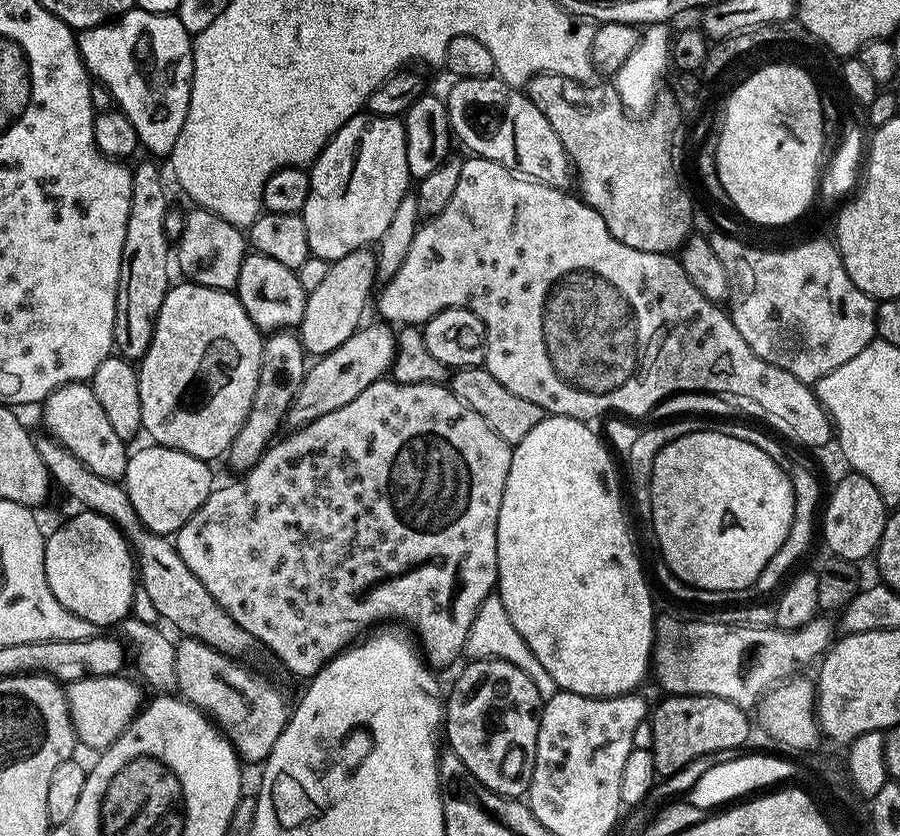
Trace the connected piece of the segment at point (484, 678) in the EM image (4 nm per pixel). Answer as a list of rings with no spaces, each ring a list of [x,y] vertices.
[[[472,660],[460,672],[452,693],[446,696],[446,732],[451,755],[464,763],[464,772],[479,787],[509,798],[525,795],[532,781],[534,758],[536,757],[536,739],[540,725],[542,701],[538,686],[518,666],[505,660]]]

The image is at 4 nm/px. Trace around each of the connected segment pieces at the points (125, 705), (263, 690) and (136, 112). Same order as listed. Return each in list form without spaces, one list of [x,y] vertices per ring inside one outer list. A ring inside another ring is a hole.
[[[124,674],[115,676],[91,676],[71,681],[67,685],[68,713],[76,731],[76,739],[81,745],[95,750],[103,750],[120,737],[130,726],[132,719],[140,713],[145,703],[145,689],[127,680]]]
[[[184,638],[176,644],[176,692],[215,723],[245,765],[259,765],[267,760],[274,742],[278,742],[278,734],[288,725],[290,700],[288,704],[287,698],[266,677],[251,672],[246,665],[212,649],[204,641]]]
[[[133,7],[130,12],[123,12],[116,19],[108,21],[106,24],[99,24],[93,28],[85,28],[76,37],[76,45],[80,51],[80,57],[84,60],[84,65],[88,67],[89,77],[93,81],[99,82],[102,86],[106,86],[110,90],[115,107],[126,114],[126,118],[130,118],[134,130],[138,134],[143,151],[153,152],[156,156],[171,157],[178,134],[182,134],[182,126],[186,122],[186,114],[190,106],[190,94],[192,93],[192,75],[194,74],[194,58],[192,57],[193,37],[186,30],[186,26],[182,26],[180,17],[175,14],[150,14],[146,10]]]

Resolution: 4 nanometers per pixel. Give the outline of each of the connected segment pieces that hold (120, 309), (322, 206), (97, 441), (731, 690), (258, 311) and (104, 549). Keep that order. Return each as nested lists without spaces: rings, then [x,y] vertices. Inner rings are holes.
[[[140,164],[131,169],[132,197],[130,198],[130,218],[126,222],[126,242],[122,246],[122,266],[118,282],[118,298],[116,299],[116,317],[114,318],[114,348],[125,360],[139,362],[143,360],[146,350],[152,341],[156,329],[158,310],[166,298],[170,287],[168,280],[168,264],[170,268],[170,240],[168,244],[168,228],[164,223],[168,220],[168,196],[164,193],[164,180],[160,172],[152,164]]]
[[[361,111],[360,115],[350,118],[350,122],[346,122],[346,126],[342,126],[328,141],[328,145],[320,151],[320,155],[316,157],[310,168],[310,194],[306,198],[306,206],[303,210],[304,221],[306,222],[306,238],[308,239],[309,253],[329,262],[338,258],[346,258],[346,254],[350,254],[359,248],[368,248],[375,245],[377,240],[382,238],[382,234],[386,234],[386,226],[390,226],[390,221],[394,218],[394,210],[398,210],[398,202],[402,202],[402,198],[409,195],[410,177],[408,175],[408,167],[406,166],[406,132],[404,130],[404,122],[398,116],[375,116],[370,111]]]
[[[91,383],[67,384],[54,390],[43,401],[43,408],[47,435],[64,444],[94,474],[115,482],[123,481],[130,452],[124,449],[127,448],[125,440],[114,434],[102,405],[94,398]]]
[[[661,615],[656,622],[656,642],[652,650],[651,671],[654,673],[654,680],[656,676],[657,682],[665,688],[665,693],[674,696],[713,696],[714,698],[722,698],[726,702],[734,702],[739,708],[752,710],[755,704],[757,707],[763,701],[765,694],[771,688],[775,688],[777,684],[795,677],[799,673],[796,672],[799,668],[804,668],[807,664],[812,663],[812,665],[815,665],[823,657],[834,640],[834,635],[832,636],[832,624],[828,620],[831,619],[817,618],[811,620],[806,626],[795,628],[793,632],[786,632],[784,629],[775,626],[768,628],[747,628],[746,626],[720,624],[716,618],[710,618],[710,620],[675,620],[672,616]]]
[[[253,251],[245,255],[242,270],[238,270],[238,282],[234,291],[246,314],[250,314],[250,322],[254,322],[254,326],[260,329],[261,333],[299,329],[308,294],[304,291],[302,282],[298,282],[296,269],[282,266],[282,262]]]
[[[80,510],[61,528],[47,533],[44,542],[44,565],[46,566],[46,582],[50,582],[50,590],[66,610],[70,610],[78,618],[95,624],[97,629],[108,630],[111,624],[119,625],[129,619],[132,599],[138,596],[138,572],[134,567],[134,552],[125,535],[102,513]]]

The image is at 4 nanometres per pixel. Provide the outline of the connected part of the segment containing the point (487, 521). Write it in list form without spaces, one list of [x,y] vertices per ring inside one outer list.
[[[385,378],[374,382],[370,386],[366,386],[366,390],[362,390],[362,394],[358,394],[358,398],[353,398],[352,401],[346,402],[346,406],[340,407],[339,410],[330,410],[330,414],[322,414],[322,418],[314,418],[314,422],[304,424],[301,428],[289,431],[287,434],[289,436],[285,440],[283,438],[277,439],[275,443],[269,446],[260,455],[258,462],[253,468],[248,469],[247,472],[236,478],[233,484],[224,484],[221,488],[220,485],[213,487],[212,492],[202,502],[202,506],[198,510],[195,510],[193,516],[175,532],[174,543],[176,550],[182,560],[186,562],[186,566],[190,568],[194,577],[202,582],[206,590],[210,592],[211,597],[214,598],[214,601],[218,602],[222,610],[238,626],[246,630],[247,633],[252,634],[260,646],[263,646],[265,649],[268,647],[296,676],[304,676],[303,678],[315,676],[339,652],[344,651],[353,642],[359,641],[369,629],[379,625],[381,622],[403,622],[407,625],[414,633],[415,639],[420,639],[421,645],[419,644],[419,647],[422,649],[422,655],[429,665],[452,664],[456,659],[461,659],[464,651],[464,643],[466,642],[466,634],[470,634],[470,622],[474,622],[474,614],[478,614],[478,606],[482,606],[482,602],[486,597],[493,595],[494,589],[496,588],[496,575],[498,574],[498,554],[496,553],[498,510],[502,506],[502,490],[506,490],[506,474],[510,474],[513,445],[506,443],[498,434],[494,434],[494,430],[486,422],[486,418],[482,418],[482,414],[474,414],[474,410],[470,410],[470,406],[466,406],[466,402],[462,402],[462,398],[458,398],[452,393],[451,387],[445,386],[444,384],[399,384],[398,381],[391,378]]]

